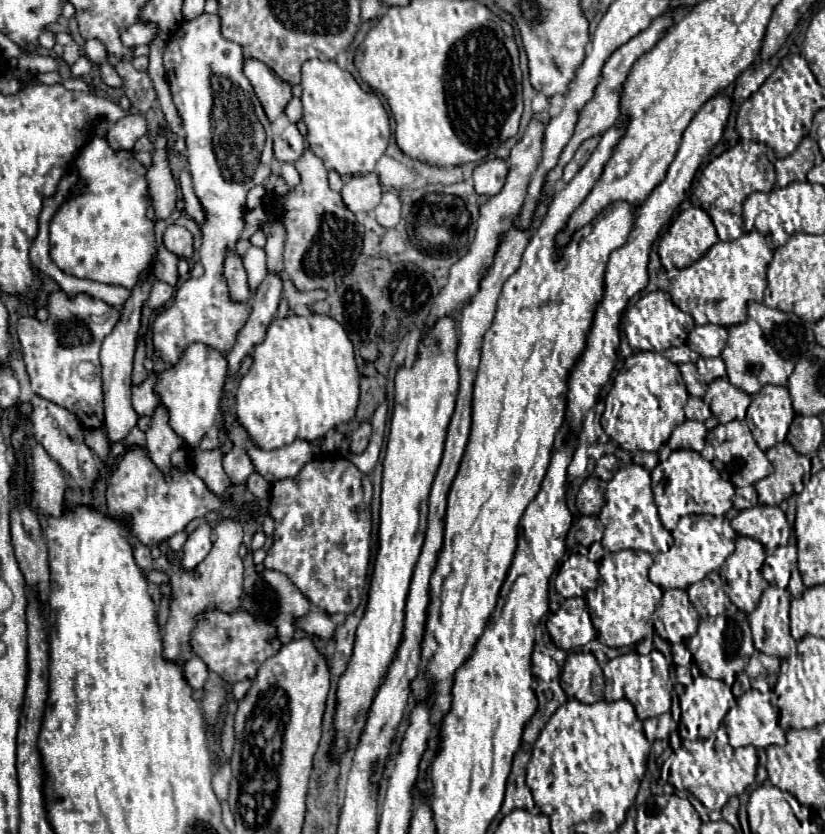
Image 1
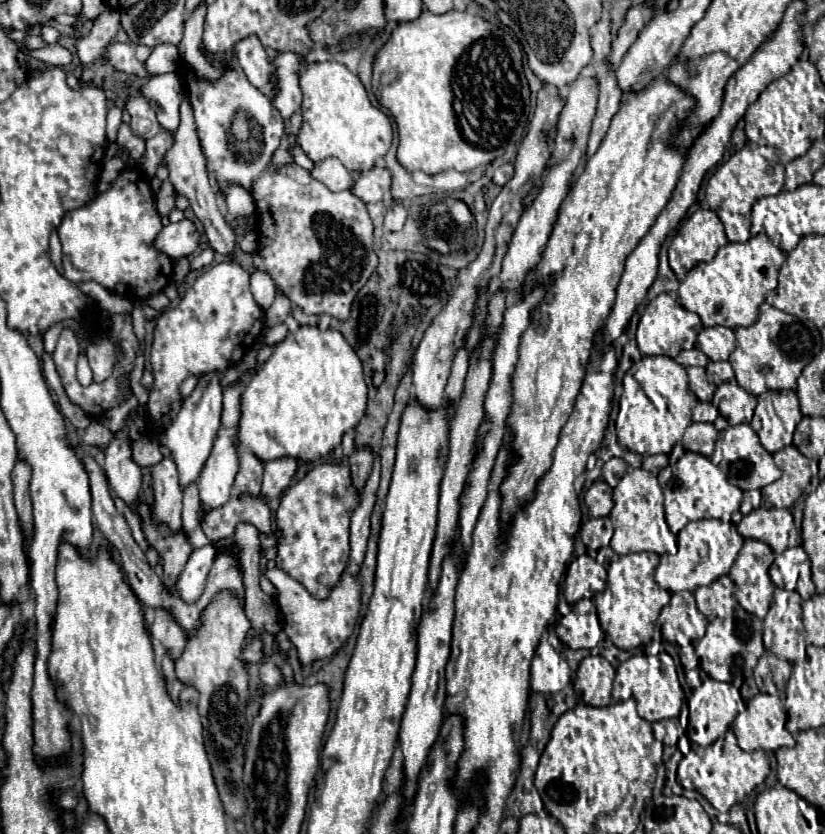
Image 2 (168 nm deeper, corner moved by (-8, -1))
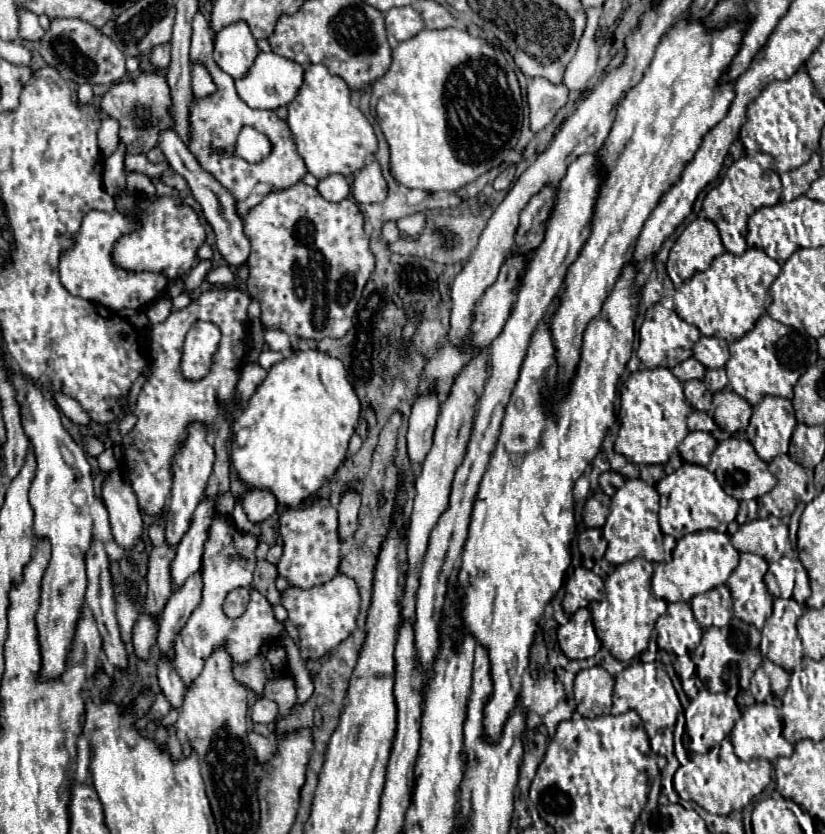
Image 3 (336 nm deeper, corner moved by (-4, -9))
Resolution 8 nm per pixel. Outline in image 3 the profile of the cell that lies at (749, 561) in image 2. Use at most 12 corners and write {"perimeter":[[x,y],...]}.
{"perimeter":[[741,554],[727,580],[733,614],[763,628],[773,596],[763,582],[767,562]]}

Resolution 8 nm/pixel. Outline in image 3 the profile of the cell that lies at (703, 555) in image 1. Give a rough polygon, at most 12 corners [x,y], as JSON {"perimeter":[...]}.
{"perimeter":[[728,533],[677,540],[653,592],[689,602],[727,582],[739,562]]}

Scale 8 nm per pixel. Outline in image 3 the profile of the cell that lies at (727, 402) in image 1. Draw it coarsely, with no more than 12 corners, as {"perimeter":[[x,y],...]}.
{"perimeter":[[725,388],[713,394],[711,416],[729,434],[745,430],[747,400]]}

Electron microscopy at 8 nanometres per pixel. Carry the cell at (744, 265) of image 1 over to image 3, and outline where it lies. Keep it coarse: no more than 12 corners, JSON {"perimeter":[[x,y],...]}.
{"perimeter":[[725,252],[673,296],[703,336],[735,342],[765,314],[781,266]]}

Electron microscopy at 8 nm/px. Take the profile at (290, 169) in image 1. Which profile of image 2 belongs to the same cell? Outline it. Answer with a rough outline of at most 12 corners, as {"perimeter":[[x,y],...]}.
{"perimeter":[[335,158],[317,162],[315,180],[333,192],[353,186],[349,170]]}

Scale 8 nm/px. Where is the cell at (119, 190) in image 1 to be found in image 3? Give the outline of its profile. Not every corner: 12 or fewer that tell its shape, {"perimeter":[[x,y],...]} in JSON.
{"perimeter":[[91,210],[63,252],[61,284],[101,306],[143,310],[167,288],[111,260],[131,216]]}

